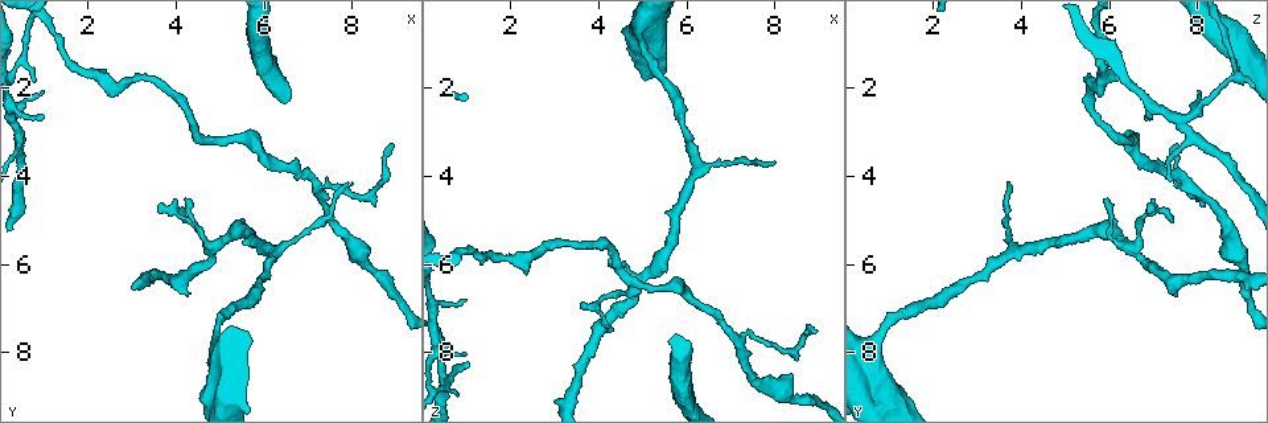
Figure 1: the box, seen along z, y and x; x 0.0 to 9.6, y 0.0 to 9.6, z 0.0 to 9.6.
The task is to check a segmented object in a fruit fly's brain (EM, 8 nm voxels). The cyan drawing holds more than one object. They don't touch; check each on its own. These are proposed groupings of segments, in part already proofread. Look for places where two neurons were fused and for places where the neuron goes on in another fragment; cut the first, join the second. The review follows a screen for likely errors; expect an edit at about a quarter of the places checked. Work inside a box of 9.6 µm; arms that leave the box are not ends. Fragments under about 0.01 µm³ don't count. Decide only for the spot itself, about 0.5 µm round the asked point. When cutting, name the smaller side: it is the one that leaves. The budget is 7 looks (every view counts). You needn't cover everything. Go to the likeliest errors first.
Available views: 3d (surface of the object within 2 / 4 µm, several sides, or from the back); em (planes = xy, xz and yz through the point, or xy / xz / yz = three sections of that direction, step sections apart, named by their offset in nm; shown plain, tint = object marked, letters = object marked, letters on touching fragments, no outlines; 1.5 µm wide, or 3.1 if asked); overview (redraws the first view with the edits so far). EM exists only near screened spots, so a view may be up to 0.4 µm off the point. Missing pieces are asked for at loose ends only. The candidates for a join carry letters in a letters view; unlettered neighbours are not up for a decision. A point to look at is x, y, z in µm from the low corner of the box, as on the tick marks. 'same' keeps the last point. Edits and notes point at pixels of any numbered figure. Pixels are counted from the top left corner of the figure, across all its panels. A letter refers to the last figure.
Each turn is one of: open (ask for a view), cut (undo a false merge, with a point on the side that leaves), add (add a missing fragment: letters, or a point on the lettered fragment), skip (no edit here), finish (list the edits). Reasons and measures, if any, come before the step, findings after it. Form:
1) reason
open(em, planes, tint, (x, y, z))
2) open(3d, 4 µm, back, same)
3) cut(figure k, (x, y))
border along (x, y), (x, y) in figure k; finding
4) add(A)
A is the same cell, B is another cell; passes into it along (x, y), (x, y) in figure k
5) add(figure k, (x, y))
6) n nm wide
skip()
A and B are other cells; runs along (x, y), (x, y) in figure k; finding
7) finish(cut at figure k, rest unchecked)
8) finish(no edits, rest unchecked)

free end
open(3d, 2 µm, (1.00, 2.15, 8.00))

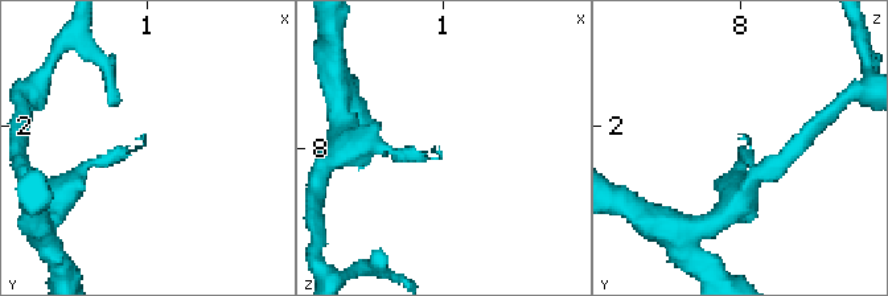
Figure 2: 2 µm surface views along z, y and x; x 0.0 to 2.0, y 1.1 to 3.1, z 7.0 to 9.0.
open(em, planes, letters, (0.98, 2.08, 8.04))

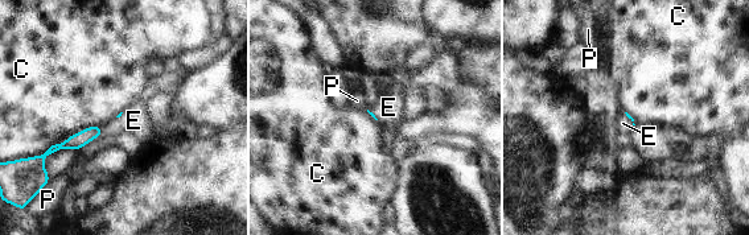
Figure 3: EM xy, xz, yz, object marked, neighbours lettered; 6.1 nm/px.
add(E)
E is the same cell, C and P are other cells; passes into it along (75, 141), (101, 131), (134, 120) in figure 3; it goes on there

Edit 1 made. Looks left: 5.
see it whole again
open(overview)

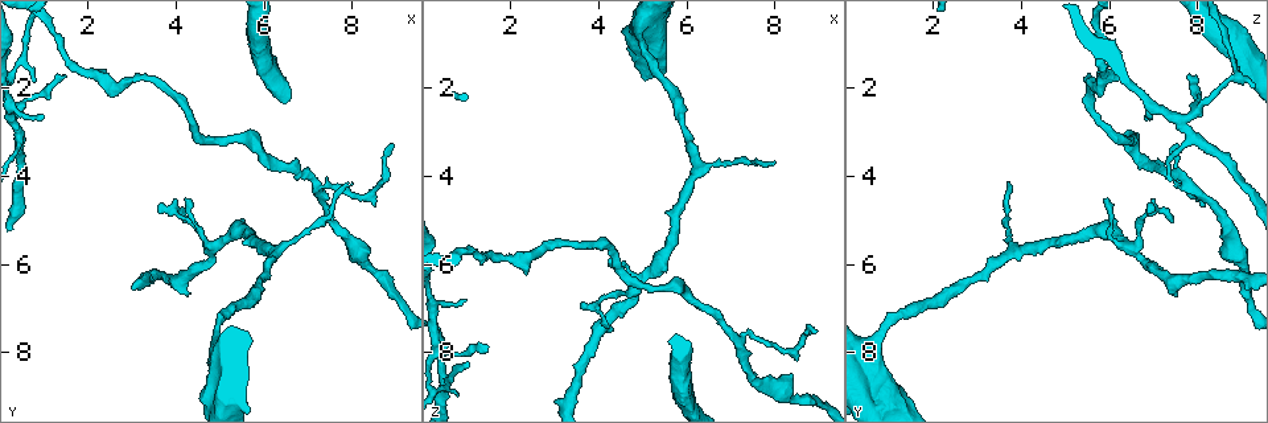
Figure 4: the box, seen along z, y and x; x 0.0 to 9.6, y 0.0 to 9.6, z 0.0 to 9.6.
three arms meet
open(em, xy, step 8, tint, (4.85, 5.65, 6.45))

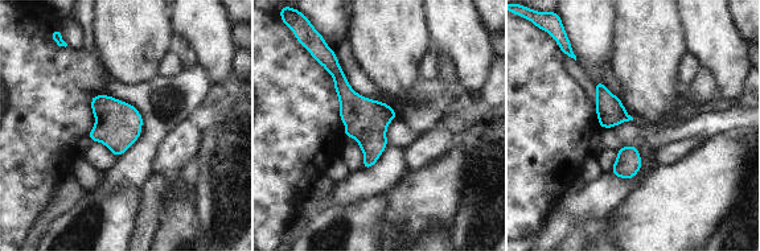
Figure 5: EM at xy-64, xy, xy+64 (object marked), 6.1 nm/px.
cut it another way
open(em, planes, letters, same)

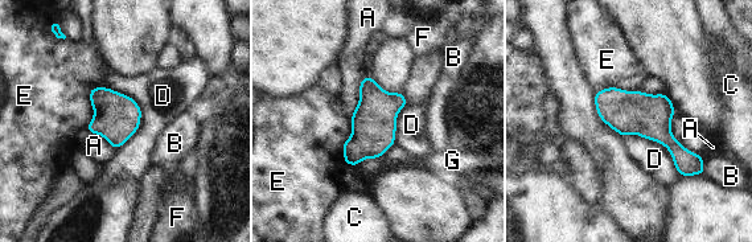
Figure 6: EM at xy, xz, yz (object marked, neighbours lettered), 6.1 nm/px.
skip()
A, B, C, D, E, F and G are other cells; border along (106, 86), (140, 109), (115, 151) in figure 6; all the same neuron

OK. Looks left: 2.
sharp bend
open(3d, 4 µm, (8.35, 4.45, 7.95))

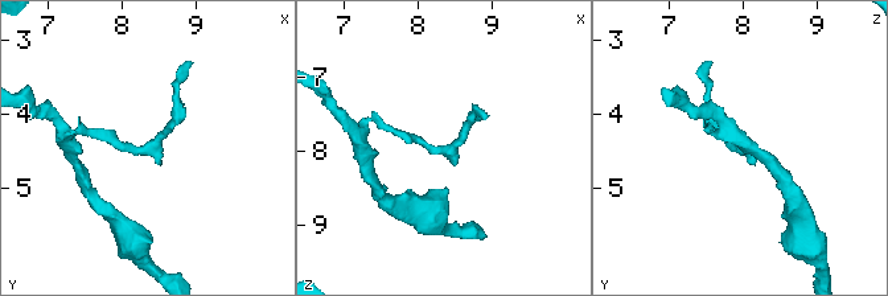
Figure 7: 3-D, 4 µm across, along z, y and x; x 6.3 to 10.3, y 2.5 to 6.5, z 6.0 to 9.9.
now the EM
open(em, planes, letters, (8.30, 4.45, 8.00))

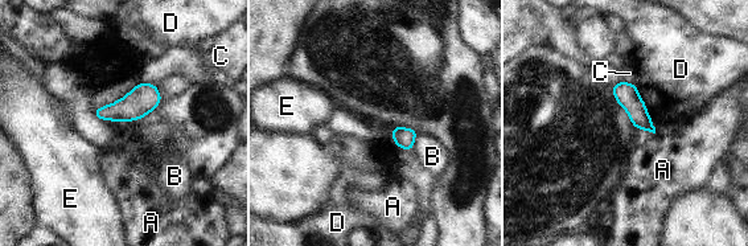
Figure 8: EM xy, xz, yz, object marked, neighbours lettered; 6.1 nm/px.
skip()
A, B, C, D and E are other cells; all the same neuron

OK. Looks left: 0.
finish(add at figure 3, rest unchecked)

